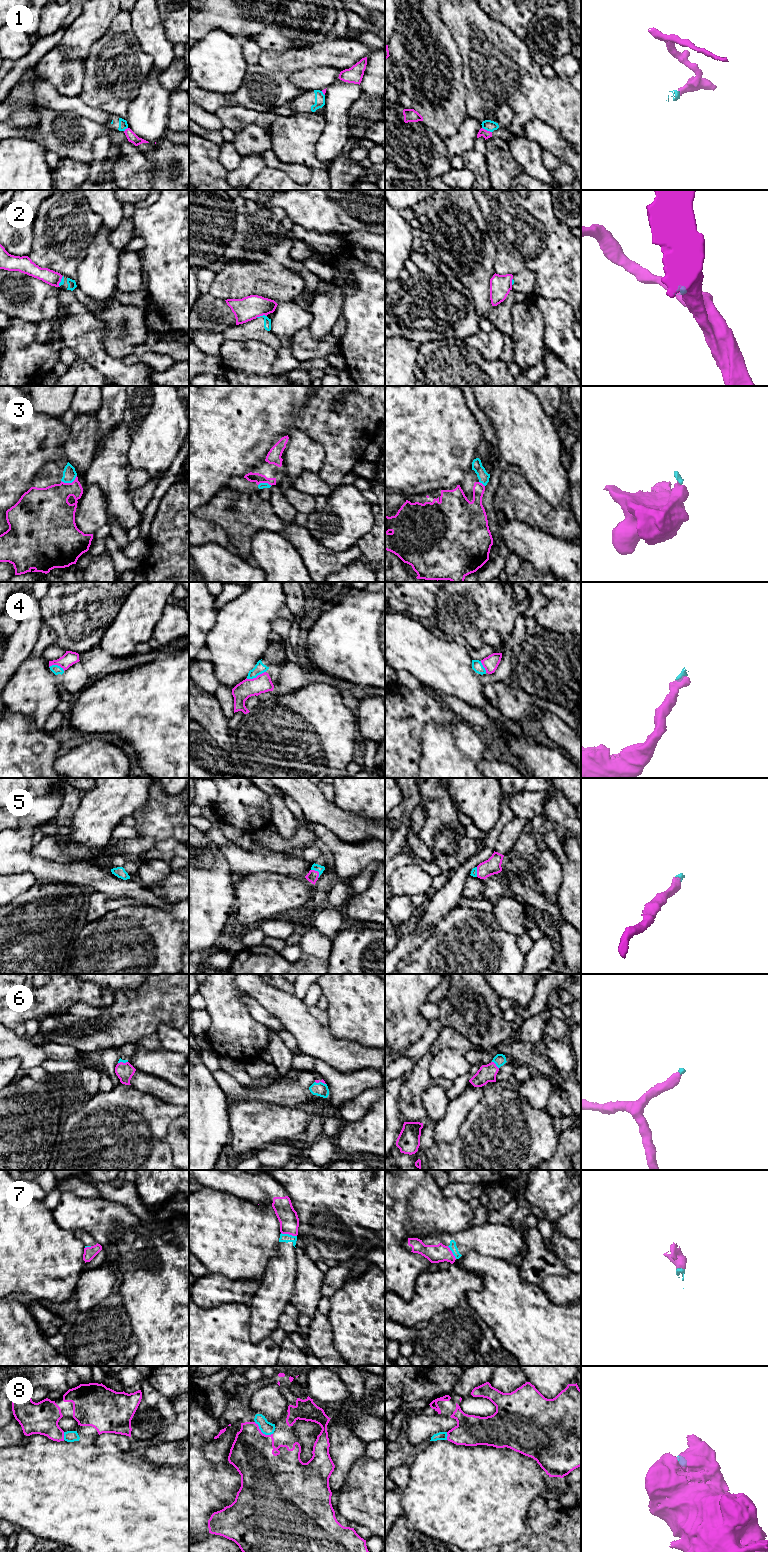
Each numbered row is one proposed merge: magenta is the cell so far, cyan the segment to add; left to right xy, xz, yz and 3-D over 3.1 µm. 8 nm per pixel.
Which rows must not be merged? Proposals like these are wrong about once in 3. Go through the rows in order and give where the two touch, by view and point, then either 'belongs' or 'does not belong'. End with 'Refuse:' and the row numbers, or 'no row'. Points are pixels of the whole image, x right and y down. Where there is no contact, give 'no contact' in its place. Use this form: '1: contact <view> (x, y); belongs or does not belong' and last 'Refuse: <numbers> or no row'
1: contact yz (486, 130); does not belong
2: contact xz (261, 315); does not belong
3: contact xy (69, 483); belongs
4: contact xz (256, 677); belongs
5: contact xz (317, 871); belongs
6: contact yz (495, 1065); belongs
7: contact xz (289, 1234); belongs
8: contact xz (261, 1432); belongs
Refuse: 1, 2

